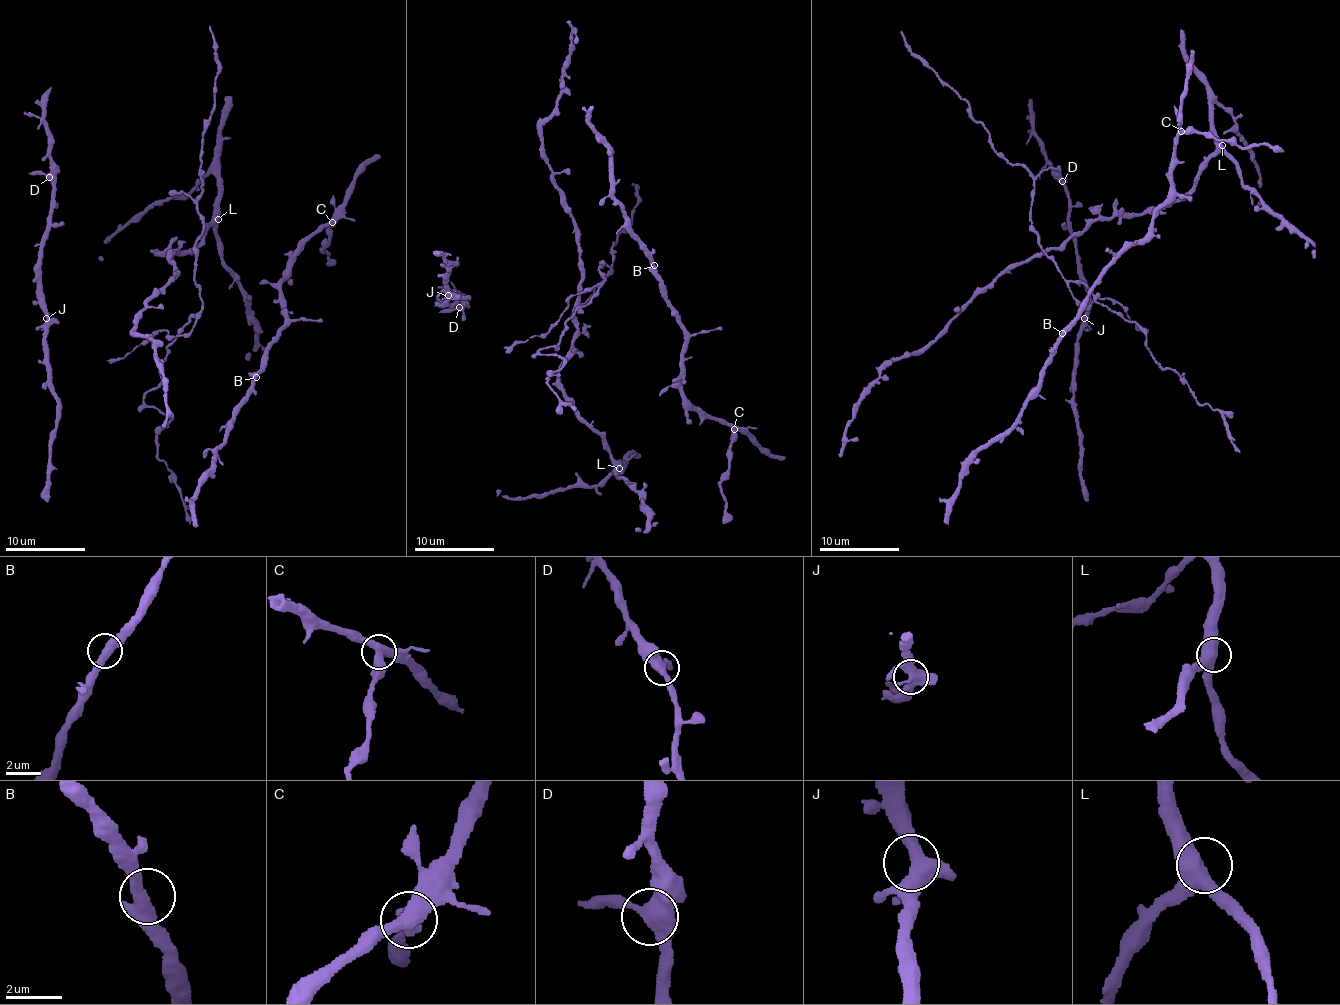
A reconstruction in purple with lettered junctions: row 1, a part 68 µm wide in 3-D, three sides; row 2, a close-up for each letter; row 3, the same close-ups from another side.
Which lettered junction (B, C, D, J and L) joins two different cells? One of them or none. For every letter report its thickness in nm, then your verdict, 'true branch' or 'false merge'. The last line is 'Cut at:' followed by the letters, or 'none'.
B: calibre 480 nm; true branch
C: calibre 460 nm; false merge
D: calibre 420 nm; true branch
J: calibre 480 nm; true branch
L: calibre 440 nm; true branch
Cut at: C

